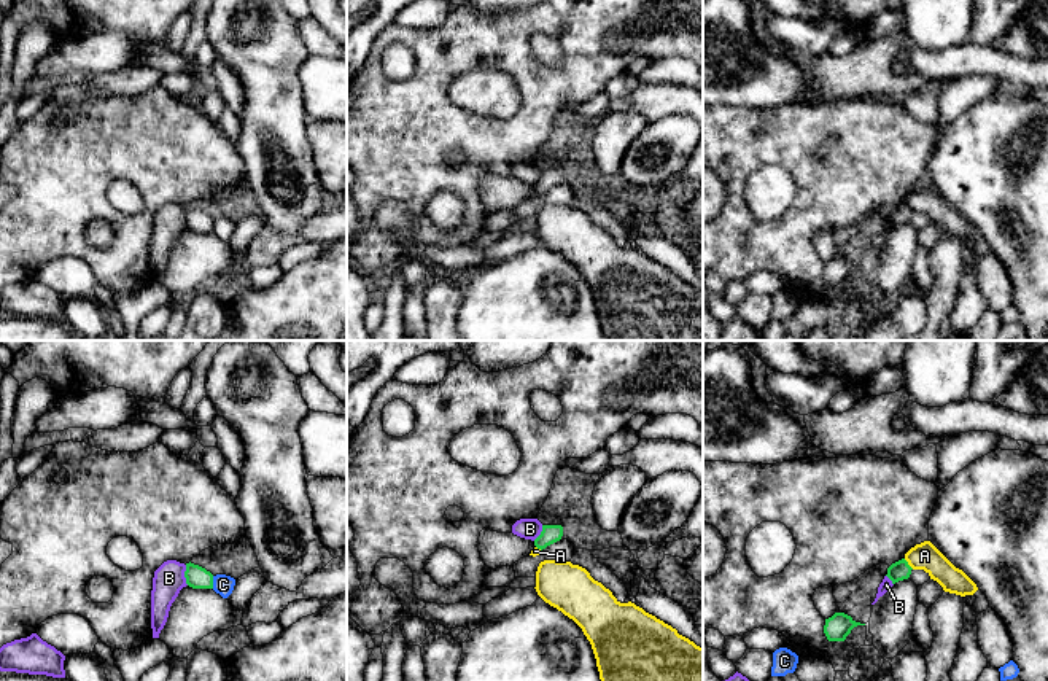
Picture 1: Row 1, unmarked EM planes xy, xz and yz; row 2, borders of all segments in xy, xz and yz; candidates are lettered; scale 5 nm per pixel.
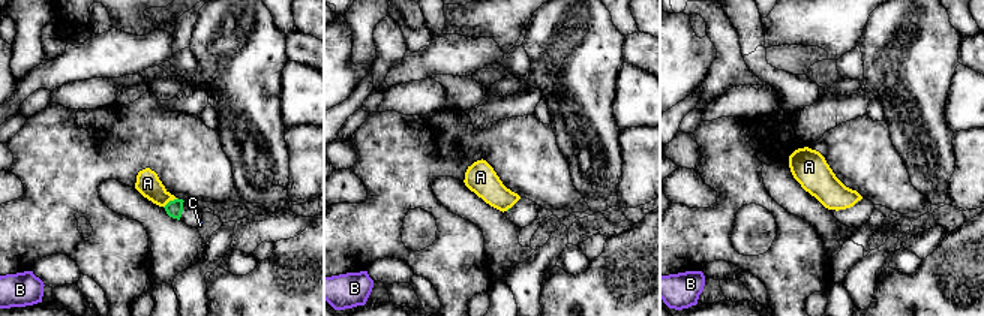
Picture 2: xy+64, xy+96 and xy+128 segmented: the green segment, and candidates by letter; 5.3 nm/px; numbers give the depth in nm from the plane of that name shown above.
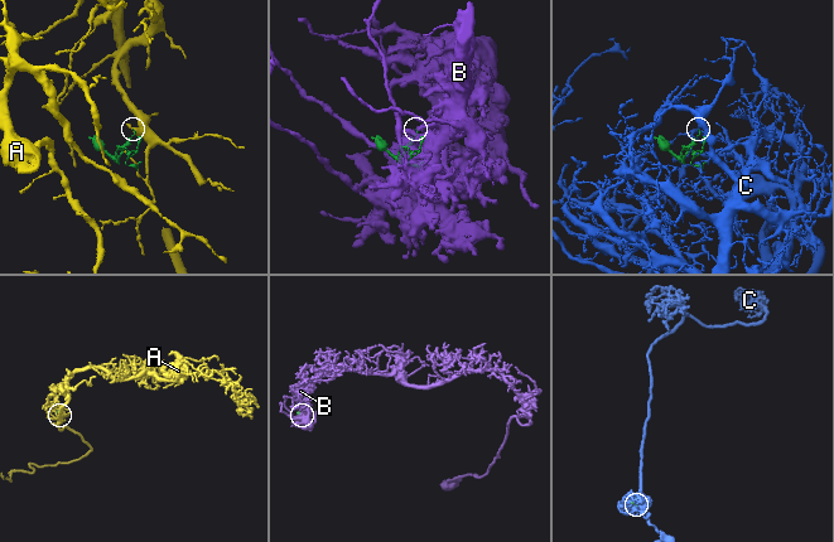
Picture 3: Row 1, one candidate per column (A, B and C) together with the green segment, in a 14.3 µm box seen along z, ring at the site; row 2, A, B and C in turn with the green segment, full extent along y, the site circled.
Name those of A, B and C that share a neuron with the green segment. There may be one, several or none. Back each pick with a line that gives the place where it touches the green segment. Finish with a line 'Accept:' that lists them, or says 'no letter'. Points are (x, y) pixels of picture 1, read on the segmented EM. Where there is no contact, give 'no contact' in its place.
Accept: no letter

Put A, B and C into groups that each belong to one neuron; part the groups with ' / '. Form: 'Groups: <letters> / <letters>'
Groups: A / B / C

